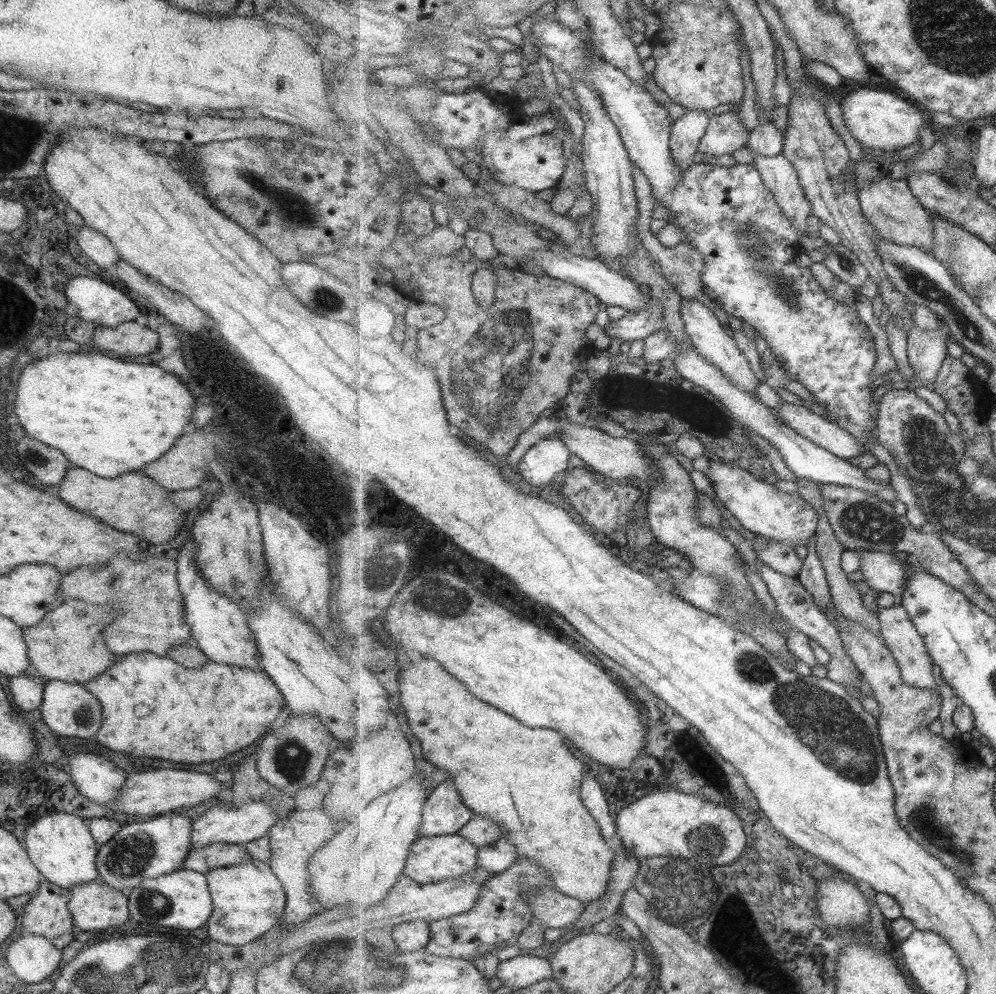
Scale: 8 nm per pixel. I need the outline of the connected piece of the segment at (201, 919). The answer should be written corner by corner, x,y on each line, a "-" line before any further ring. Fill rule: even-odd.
178,869
171,874
164,874
159,878
150,878
142,881
140,886
127,892
129,901
130,918
139,923
148,924
148,935
141,936
162,936
162,938
178,938
179,930
196,930
204,926
210,919
213,912
213,901
204,874
194,869

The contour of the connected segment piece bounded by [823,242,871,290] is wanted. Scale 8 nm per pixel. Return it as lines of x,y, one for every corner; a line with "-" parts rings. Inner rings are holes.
826,243
823,250
827,252
824,262
835,271
839,277
848,284
851,284
856,290
860,290
871,277
871,271
860,260
859,254
856,254
851,247
844,243
833,245

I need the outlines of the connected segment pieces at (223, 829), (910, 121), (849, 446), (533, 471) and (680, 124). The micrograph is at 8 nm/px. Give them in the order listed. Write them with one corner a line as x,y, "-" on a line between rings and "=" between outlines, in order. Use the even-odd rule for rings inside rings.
255,800
254,802
243,804
242,806
223,806
222,804
216,805
194,821
191,830
192,849
204,848
209,844
214,844
215,841
244,845
247,842
256,840
256,838
262,838
264,835
268,834
271,830
271,826
278,819
280,819
279,816
275,814
276,811
277,810
273,810
271,808
271,804
267,804
267,802
264,802
263,800
=
863,88
849,94
842,101
844,118
852,134
866,147
878,150
894,151
922,140
920,130
923,127
935,127
932,122
924,121
924,111
915,102
900,98
886,90
=
784,401
778,410
779,416
792,429
843,460
849,461
865,453
864,446
852,432
820,414
814,414
809,408
=
552,436
535,444
523,457
519,475
534,486
558,481
570,468
573,452
562,437
=
687,109
683,117
674,122
671,149
675,161
683,170
689,170
699,162
698,152
701,142
711,125
712,112
708,110

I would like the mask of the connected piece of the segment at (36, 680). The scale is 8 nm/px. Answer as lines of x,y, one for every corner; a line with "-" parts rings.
30,665
20,676
8,680
14,696
13,707
20,710
38,710
42,705
43,692
47,680
40,676
38,669

